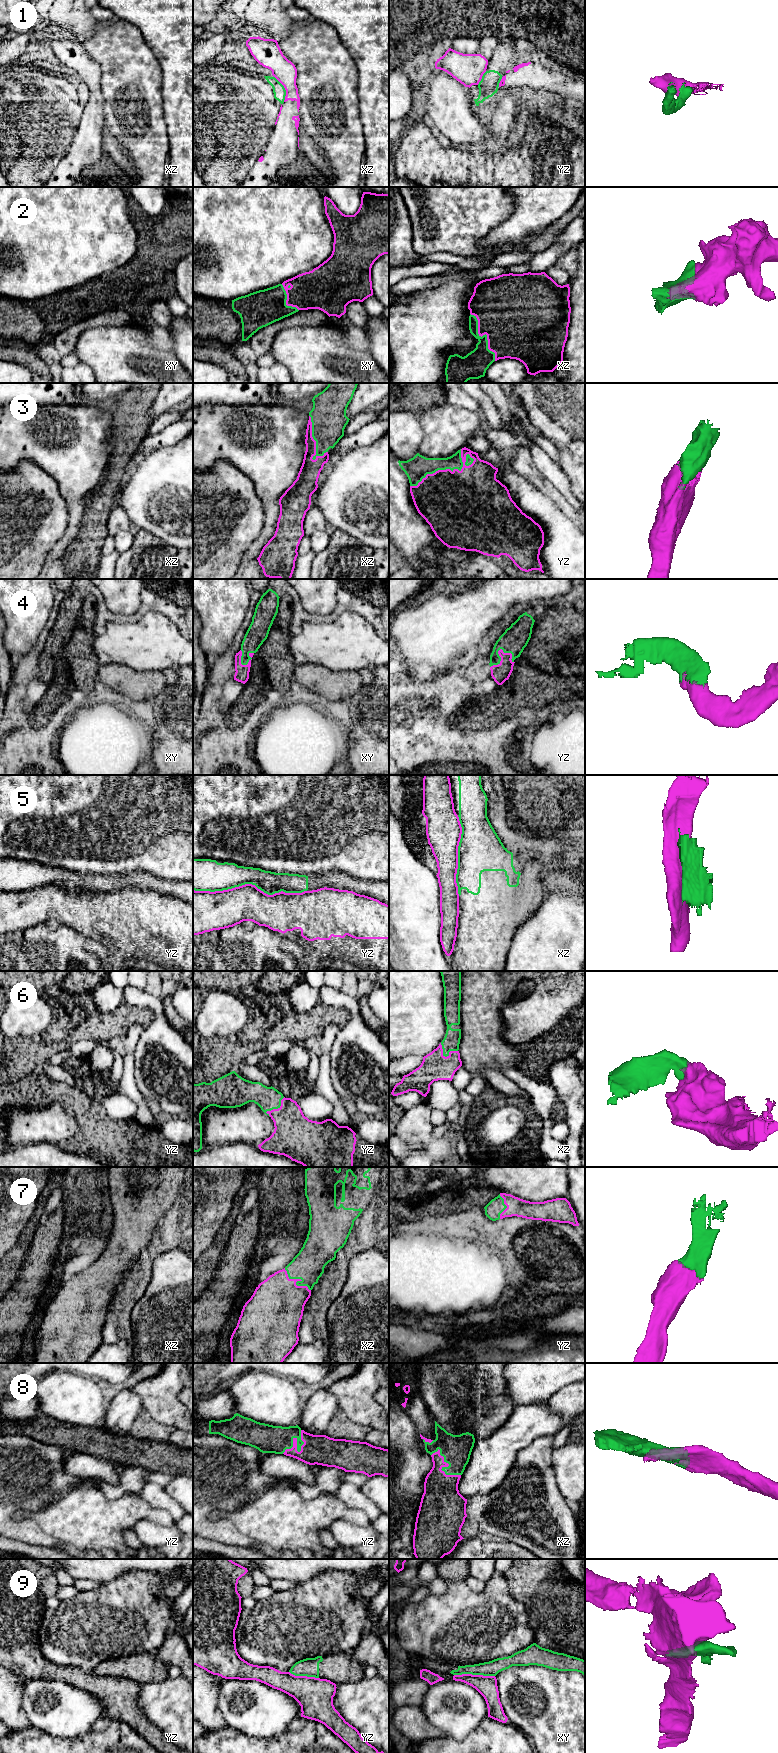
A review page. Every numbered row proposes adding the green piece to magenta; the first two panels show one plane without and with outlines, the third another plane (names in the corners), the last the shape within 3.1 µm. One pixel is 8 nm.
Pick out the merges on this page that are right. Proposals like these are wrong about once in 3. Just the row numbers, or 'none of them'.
2, 3, 4, 6, 7, 8

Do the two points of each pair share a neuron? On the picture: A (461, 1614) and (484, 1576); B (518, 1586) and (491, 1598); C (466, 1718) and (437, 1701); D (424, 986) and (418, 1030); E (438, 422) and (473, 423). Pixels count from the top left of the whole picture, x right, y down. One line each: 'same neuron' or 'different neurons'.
A: different neurons
B: different neurons
C: same neuron
D: same neuron
E: same neuron

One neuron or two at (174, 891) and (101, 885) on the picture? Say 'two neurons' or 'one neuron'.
one neuron

